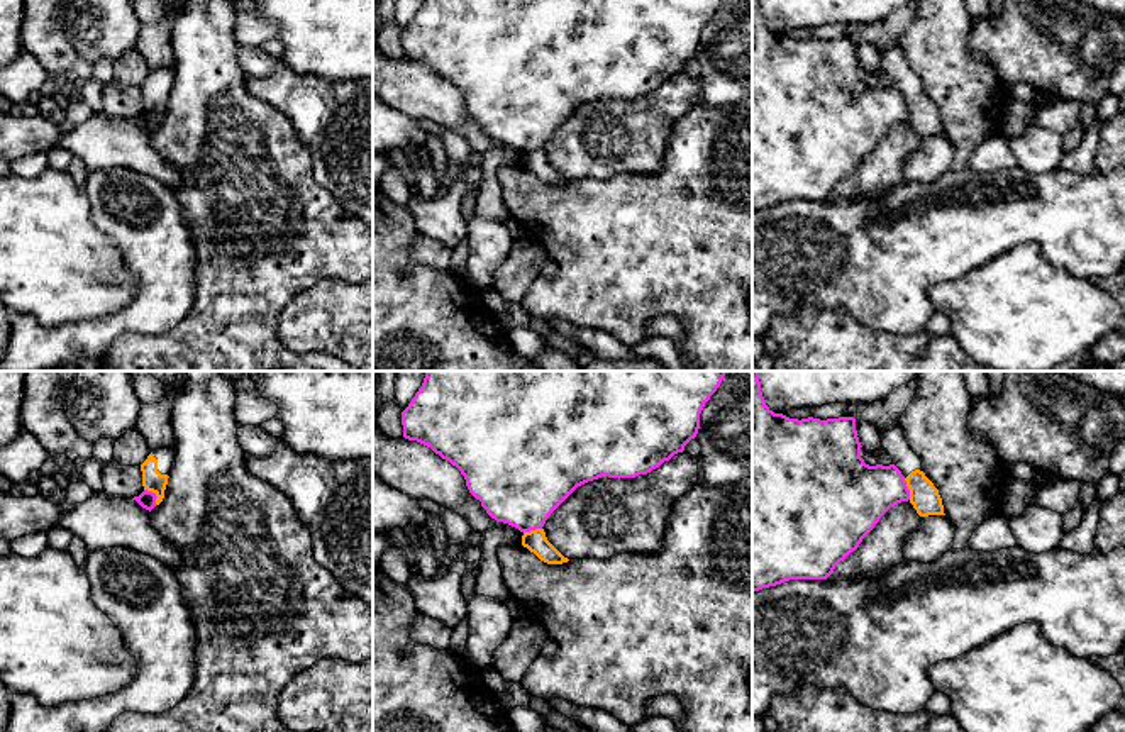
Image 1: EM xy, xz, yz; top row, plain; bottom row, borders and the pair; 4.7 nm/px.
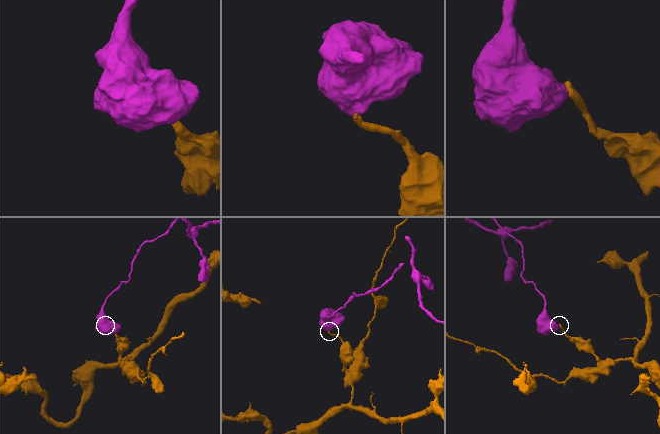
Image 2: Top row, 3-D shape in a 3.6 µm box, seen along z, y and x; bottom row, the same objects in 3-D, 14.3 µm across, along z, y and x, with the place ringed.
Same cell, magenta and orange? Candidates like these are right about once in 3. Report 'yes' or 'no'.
no

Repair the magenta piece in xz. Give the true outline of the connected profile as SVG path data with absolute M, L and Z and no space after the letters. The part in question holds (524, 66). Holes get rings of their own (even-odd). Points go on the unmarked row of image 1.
M424 0L422 7L402 32L403 58L430 68L442 80L456 86L466 100L469 114L481 122L486 134L496 142L508 144L520 152L542 149L549 136L581 105L608 98L635 98L647 95L683 73L696 58L700 34L722 0Z

